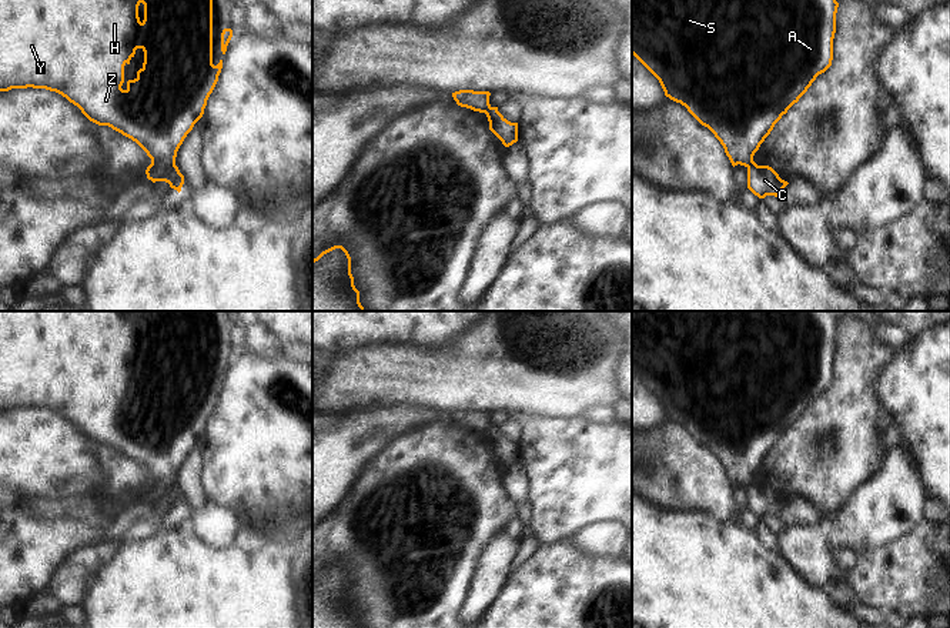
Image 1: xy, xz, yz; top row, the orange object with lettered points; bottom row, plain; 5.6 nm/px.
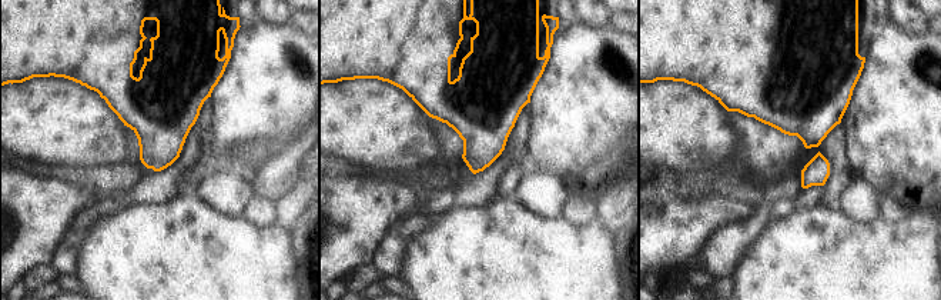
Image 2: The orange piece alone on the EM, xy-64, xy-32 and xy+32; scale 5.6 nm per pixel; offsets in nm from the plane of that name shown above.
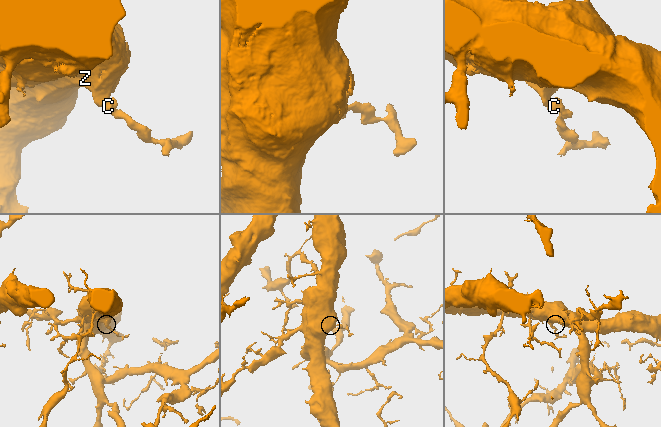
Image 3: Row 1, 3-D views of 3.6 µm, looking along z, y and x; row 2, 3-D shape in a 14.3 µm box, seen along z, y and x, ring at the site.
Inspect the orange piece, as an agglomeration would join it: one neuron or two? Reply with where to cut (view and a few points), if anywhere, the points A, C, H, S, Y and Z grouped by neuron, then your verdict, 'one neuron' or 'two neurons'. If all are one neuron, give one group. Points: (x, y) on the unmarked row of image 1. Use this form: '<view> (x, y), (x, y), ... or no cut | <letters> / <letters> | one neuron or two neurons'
xy (174, 483), (157, 500) | A H S Y Z / C | two neurons

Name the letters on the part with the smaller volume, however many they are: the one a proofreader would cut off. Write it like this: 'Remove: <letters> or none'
Remove: C.

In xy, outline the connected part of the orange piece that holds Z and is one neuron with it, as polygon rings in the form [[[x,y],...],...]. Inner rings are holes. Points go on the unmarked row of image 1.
[[[0,311],[0,411],[33,407],[61,414],[77,425],[90,441],[108,445],[136,461],[151,478],[145,494],[153,502],[158,501],[164,490],[175,484],[177,471],[194,444],[203,437],[221,388],[223,380],[217,385],[213,384],[211,311]],[[137,368],[144,371],[143,387],[134,400],[127,401],[127,408],[123,410],[124,385],[130,384]]]

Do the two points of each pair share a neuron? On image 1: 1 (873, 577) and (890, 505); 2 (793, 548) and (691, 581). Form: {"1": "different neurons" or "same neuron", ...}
{"1": "different neurons", "2": "different neurons"}

